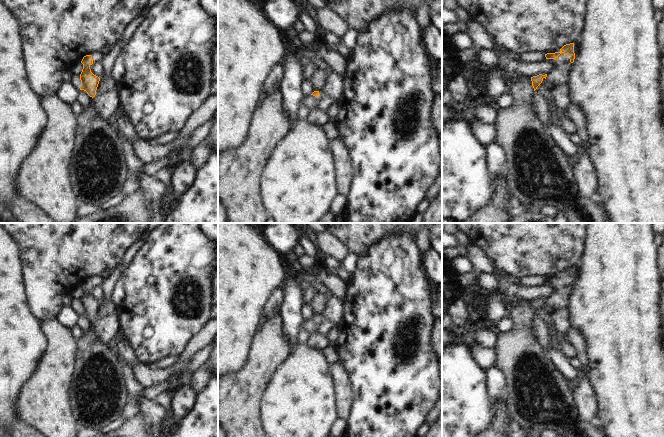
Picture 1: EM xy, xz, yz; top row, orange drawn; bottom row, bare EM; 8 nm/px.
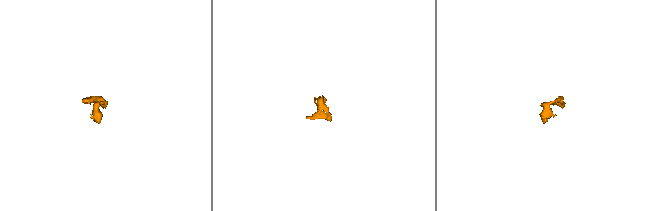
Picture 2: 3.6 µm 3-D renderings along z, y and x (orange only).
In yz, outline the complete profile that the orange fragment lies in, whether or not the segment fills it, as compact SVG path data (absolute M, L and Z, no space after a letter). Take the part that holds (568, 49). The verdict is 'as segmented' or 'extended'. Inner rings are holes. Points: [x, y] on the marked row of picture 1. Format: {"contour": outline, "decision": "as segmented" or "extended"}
{"contour": "M574 43L564 45L559 52L545 54L546 59L556 59L561 53L567 55L570 62L573 63L575 59Z", "decision": "as segmented"}

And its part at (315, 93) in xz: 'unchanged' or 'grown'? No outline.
grown

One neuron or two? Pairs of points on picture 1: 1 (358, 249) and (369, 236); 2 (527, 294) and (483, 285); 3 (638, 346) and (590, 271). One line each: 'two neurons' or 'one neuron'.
1: one neuron
2: one neuron
3: one neuron

